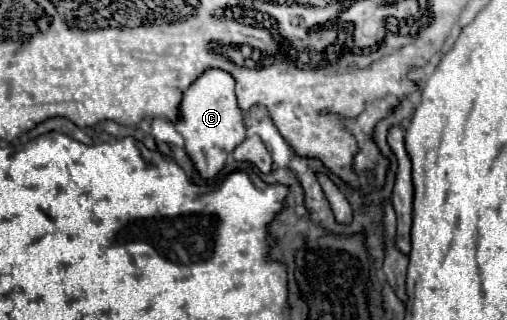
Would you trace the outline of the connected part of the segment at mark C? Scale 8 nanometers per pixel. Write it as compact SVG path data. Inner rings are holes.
M205 69L191 87L183 93L181 105L179 105L179 119L175 121L175 129L185 139L185 151L195 163L199 175L203 179L215 177L223 165L227 155L245 141L245 123L243 123L243 111L237 105L235 99L235 79L231 73L223 69Z

